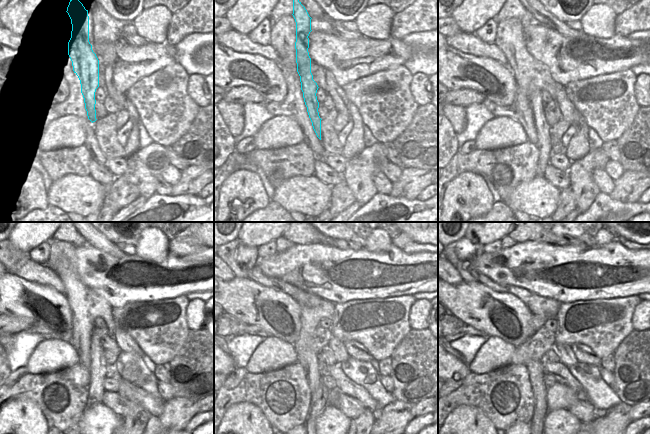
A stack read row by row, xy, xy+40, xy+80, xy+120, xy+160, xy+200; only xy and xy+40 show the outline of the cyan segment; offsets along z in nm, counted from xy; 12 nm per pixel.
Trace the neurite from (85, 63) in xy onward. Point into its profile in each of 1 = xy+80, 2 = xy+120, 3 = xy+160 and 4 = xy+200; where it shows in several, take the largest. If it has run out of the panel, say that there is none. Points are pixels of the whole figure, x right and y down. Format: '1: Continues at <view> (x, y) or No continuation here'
1: Continues at xy+80 (543, 128)
2: Continues at xy+120 (98, 369)
3: Continues at xy+160 (322, 392)
4: Continues at xy+200 (535, 423).

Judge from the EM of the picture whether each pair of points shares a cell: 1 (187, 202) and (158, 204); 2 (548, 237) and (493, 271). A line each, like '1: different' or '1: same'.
1: same
2: different

